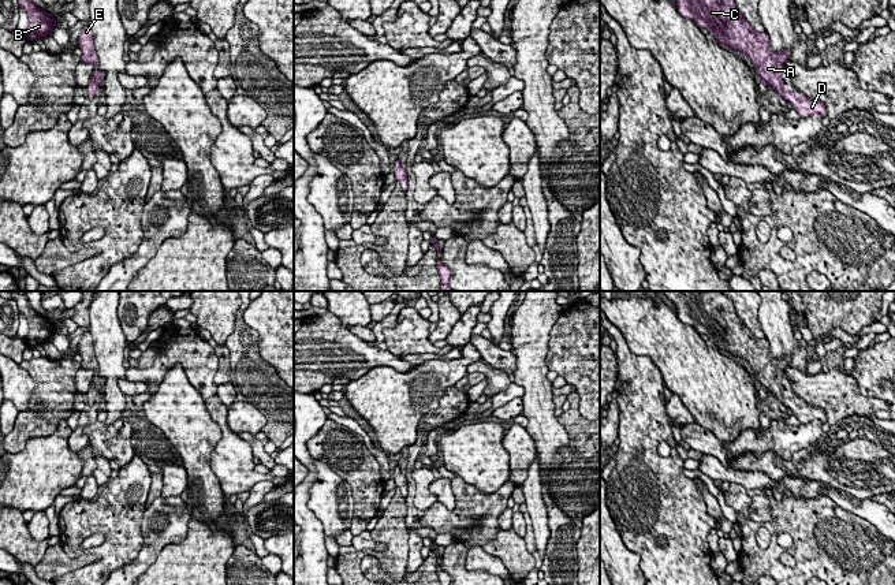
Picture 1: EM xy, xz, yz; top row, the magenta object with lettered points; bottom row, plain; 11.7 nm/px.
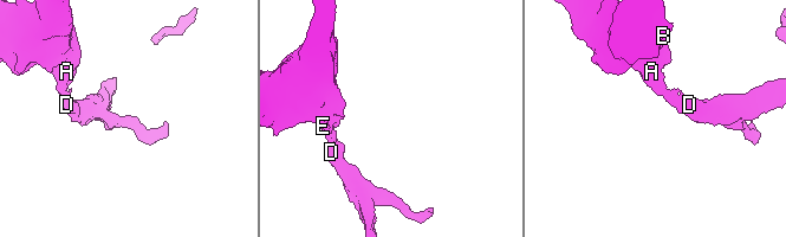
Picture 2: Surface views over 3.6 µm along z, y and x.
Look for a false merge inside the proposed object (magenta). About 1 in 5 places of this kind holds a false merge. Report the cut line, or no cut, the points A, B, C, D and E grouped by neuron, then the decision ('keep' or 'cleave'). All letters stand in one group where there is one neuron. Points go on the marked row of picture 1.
no cut; A B C D E; keep

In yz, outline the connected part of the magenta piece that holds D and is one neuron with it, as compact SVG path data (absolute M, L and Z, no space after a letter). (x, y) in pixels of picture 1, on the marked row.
M675 0L678 12L691 19L700 29L706 29L720 46L730 46L739 55L747 55L754 64L760 82L771 85L799 113L801 118L820 115L827 116L823 103L806 96L795 96L784 92L783 63L790 51L773 52L769 46L769 36L757 31L739 12L734 0Z

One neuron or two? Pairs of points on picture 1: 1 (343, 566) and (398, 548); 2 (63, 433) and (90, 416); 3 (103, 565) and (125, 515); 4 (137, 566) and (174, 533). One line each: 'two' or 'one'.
1: one
2: two
3: one
4: one

